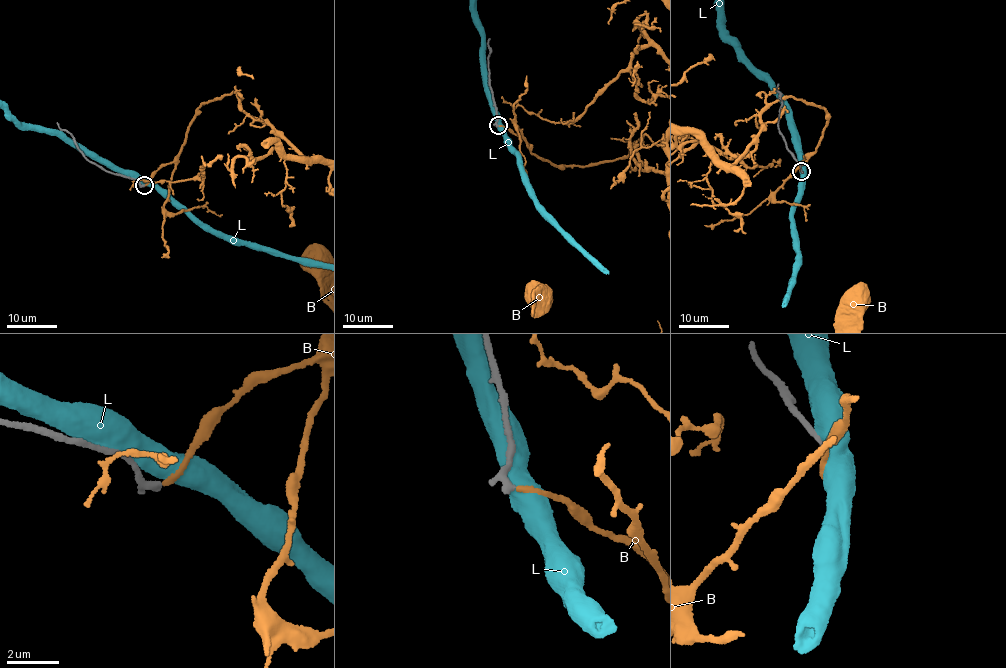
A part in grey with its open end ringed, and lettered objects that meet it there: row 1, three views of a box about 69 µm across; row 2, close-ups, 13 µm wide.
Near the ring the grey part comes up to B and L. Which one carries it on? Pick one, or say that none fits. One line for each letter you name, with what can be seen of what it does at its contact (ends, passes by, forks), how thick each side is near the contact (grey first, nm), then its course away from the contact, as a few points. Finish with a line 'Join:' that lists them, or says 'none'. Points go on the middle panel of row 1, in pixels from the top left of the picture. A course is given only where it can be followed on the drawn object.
B: it ends there; 300 nm thick on the grey side, 170 nm on the other
Join: B

